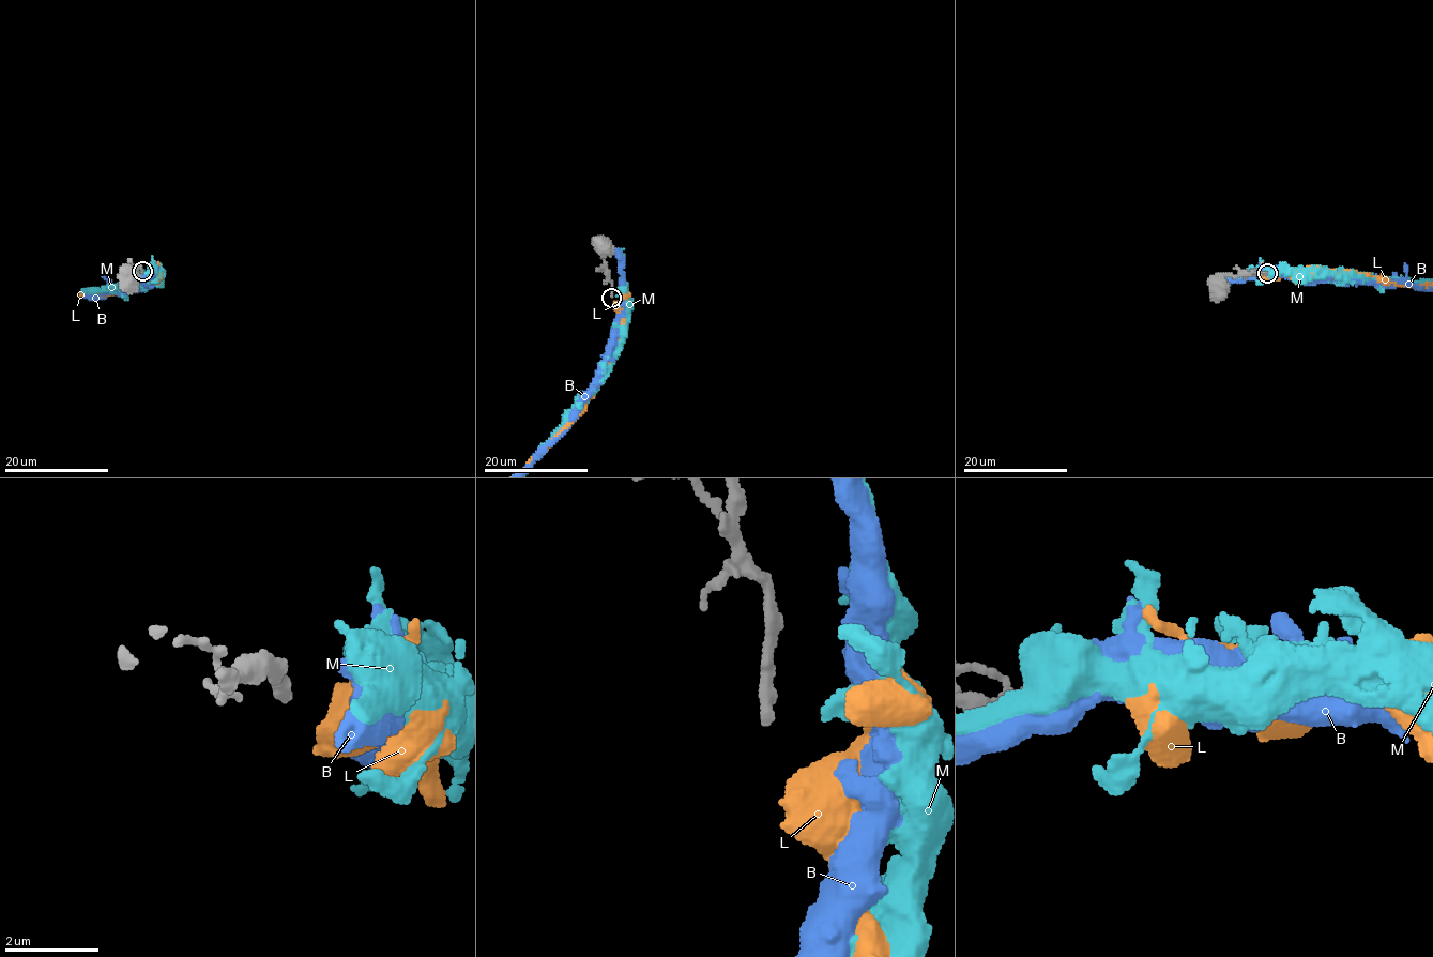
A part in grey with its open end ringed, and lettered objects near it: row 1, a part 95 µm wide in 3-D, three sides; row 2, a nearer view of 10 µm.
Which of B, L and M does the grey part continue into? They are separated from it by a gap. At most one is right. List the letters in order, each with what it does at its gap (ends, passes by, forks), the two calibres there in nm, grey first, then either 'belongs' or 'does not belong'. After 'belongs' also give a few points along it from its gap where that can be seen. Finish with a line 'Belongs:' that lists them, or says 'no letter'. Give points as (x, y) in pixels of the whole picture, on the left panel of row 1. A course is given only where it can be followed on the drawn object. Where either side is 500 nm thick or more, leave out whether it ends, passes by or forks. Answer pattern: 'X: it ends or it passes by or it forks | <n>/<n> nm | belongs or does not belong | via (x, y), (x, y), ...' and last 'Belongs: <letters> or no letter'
B: it ends | 320/420 nm | does not belong
L: 320/700 nm | does not belong
M: it ends | 320/320 nm | does not belong
Belongs: no letter

